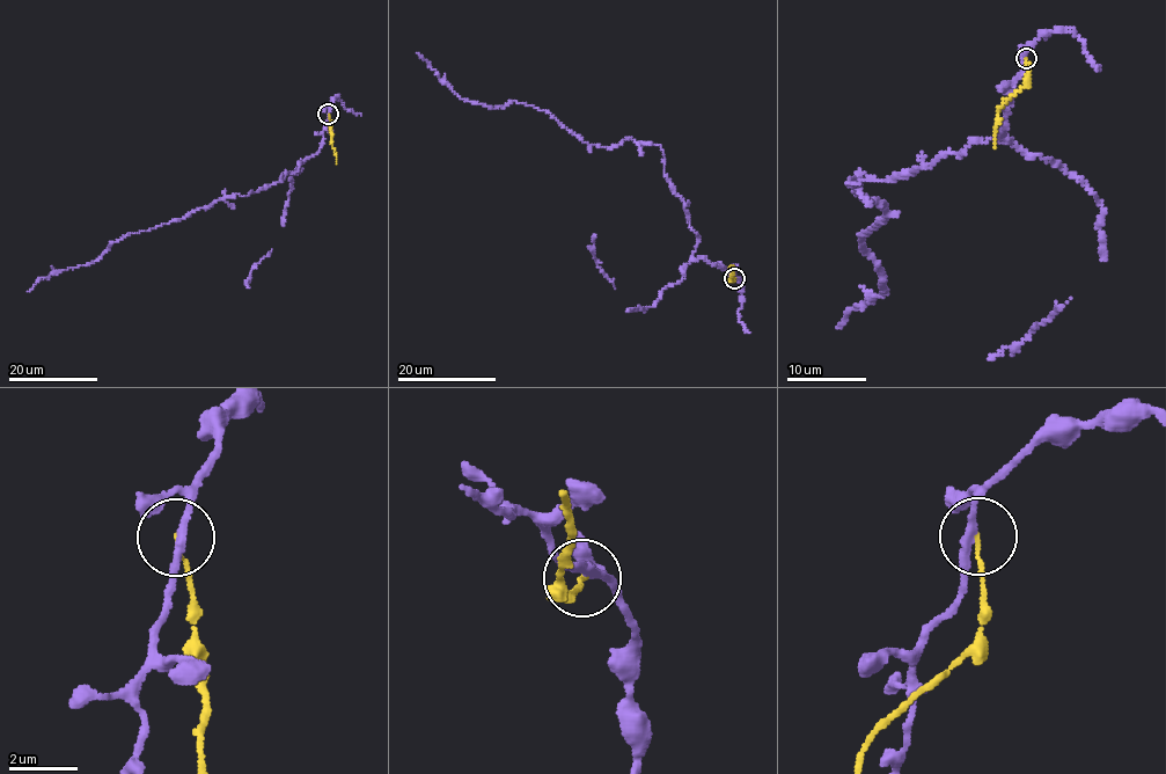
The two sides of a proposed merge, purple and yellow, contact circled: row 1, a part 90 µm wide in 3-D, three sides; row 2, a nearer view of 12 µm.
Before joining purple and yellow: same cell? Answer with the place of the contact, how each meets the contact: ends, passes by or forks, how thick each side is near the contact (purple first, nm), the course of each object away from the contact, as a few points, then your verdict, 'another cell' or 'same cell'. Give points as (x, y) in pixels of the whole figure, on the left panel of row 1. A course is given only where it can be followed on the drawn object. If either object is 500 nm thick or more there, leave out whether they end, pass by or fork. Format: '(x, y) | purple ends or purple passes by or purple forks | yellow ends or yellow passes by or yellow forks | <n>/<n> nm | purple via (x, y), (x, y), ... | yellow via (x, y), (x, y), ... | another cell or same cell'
(328, 114) | purple passes by | yellow ends | 240/130 nm | purple via (328, 114), (323, 144), (281, 181), (123, 236), (92, 263), (56, 271), (28, 292) | yellow via (328, 114), (336, 165) | another cell

